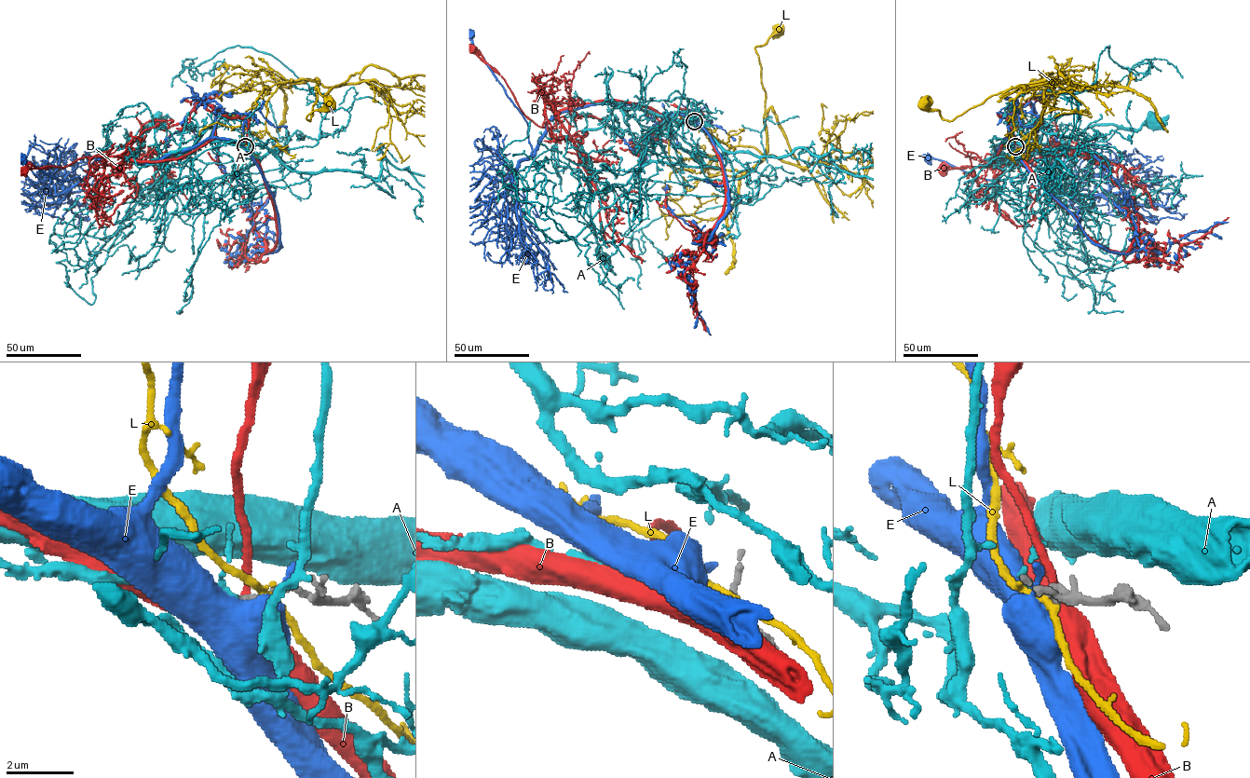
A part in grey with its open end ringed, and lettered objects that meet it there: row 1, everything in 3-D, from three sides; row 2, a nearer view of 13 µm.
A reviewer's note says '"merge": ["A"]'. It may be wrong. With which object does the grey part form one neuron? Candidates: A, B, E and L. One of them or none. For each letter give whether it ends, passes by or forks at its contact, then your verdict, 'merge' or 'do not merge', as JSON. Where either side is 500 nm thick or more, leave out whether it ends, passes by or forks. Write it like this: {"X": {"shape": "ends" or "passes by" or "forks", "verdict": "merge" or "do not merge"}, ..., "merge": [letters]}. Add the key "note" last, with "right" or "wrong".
{"A": {"shape": "passes by", "verdict": "merge"}, "B": {"verdict": "do not merge"}, "E": {"verdict": "do not merge"}, "L": {"shape": "forks", "verdict": "do not merge"}, "merge": ["A"], "note": "right"}

